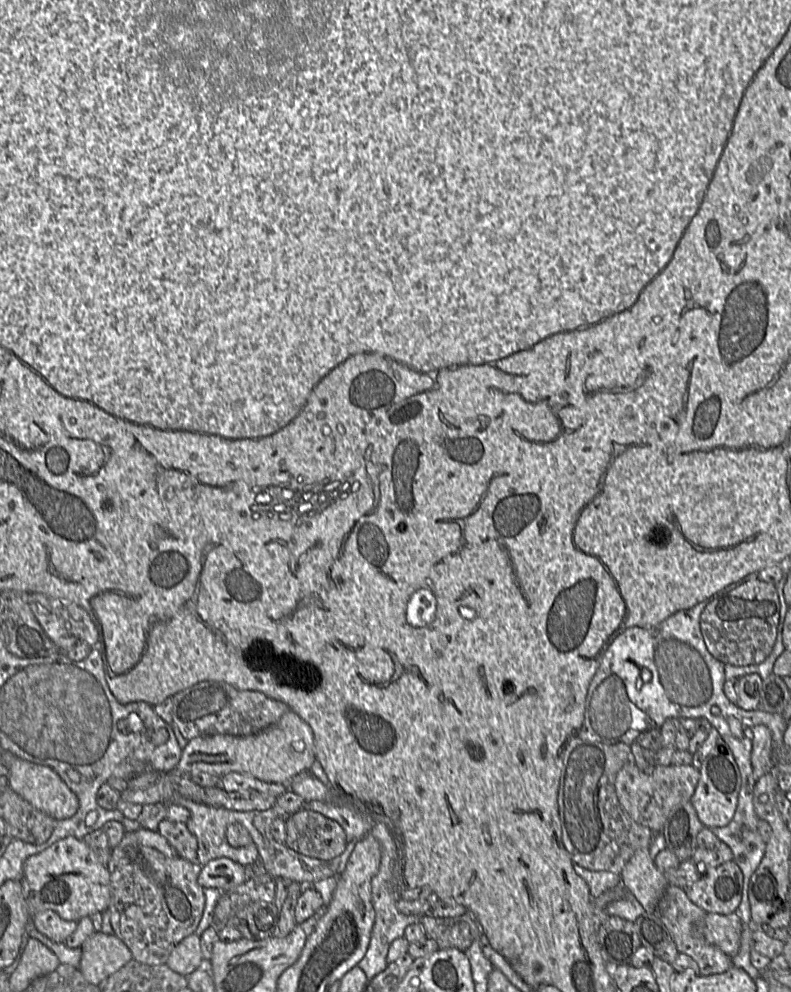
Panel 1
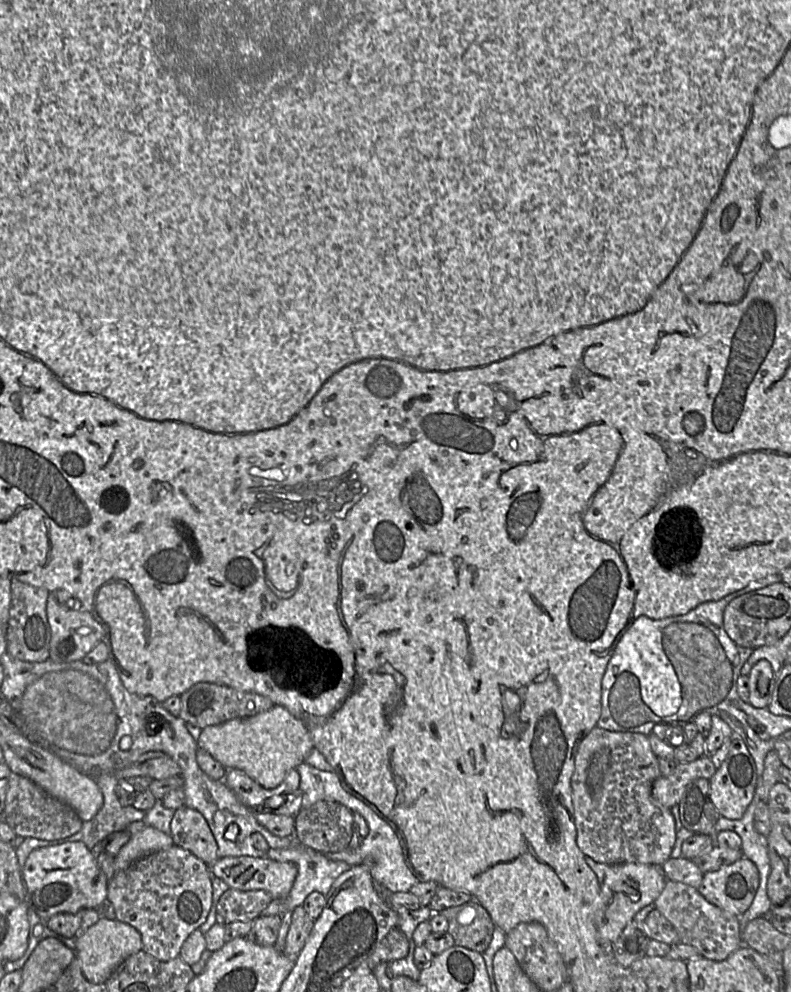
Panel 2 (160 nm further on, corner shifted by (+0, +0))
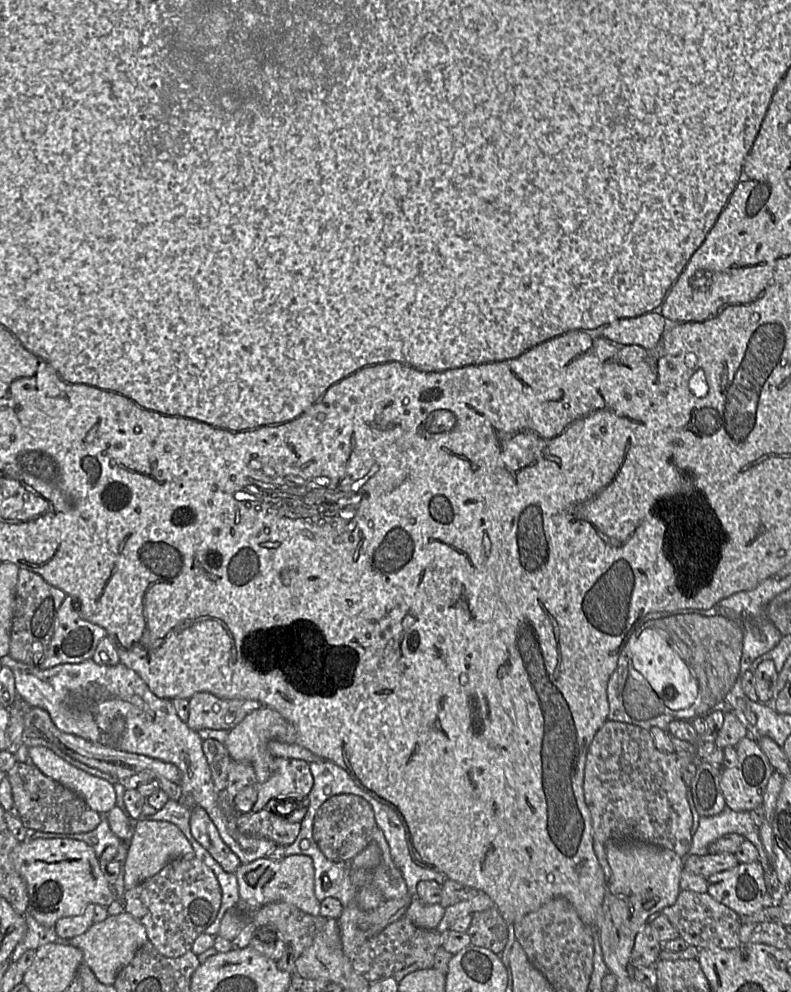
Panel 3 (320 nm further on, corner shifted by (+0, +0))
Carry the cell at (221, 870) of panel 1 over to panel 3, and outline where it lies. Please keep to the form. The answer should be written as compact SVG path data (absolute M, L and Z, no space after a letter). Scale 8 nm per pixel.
M289 855L281 860L272 860L267 857L258 858L247 864L241 864L236 869L235 875L240 899L251 905L285 902L307 914L320 915L320 901L314 893L315 869L313 860L307 855Z

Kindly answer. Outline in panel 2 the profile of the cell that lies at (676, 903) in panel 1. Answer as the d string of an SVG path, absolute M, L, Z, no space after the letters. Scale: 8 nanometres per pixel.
M667 880L655 908L674 926L679 942L695 947L700 955L722 961L741 947L739 916L722 910L707 901L696 888L682 882Z

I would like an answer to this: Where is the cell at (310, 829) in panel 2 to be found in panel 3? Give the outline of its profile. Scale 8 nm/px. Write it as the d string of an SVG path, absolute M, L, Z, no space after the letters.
M339 794L328 798L318 808L313 820L313 839L327 859L350 862L372 841L377 826L373 809L363 797Z

